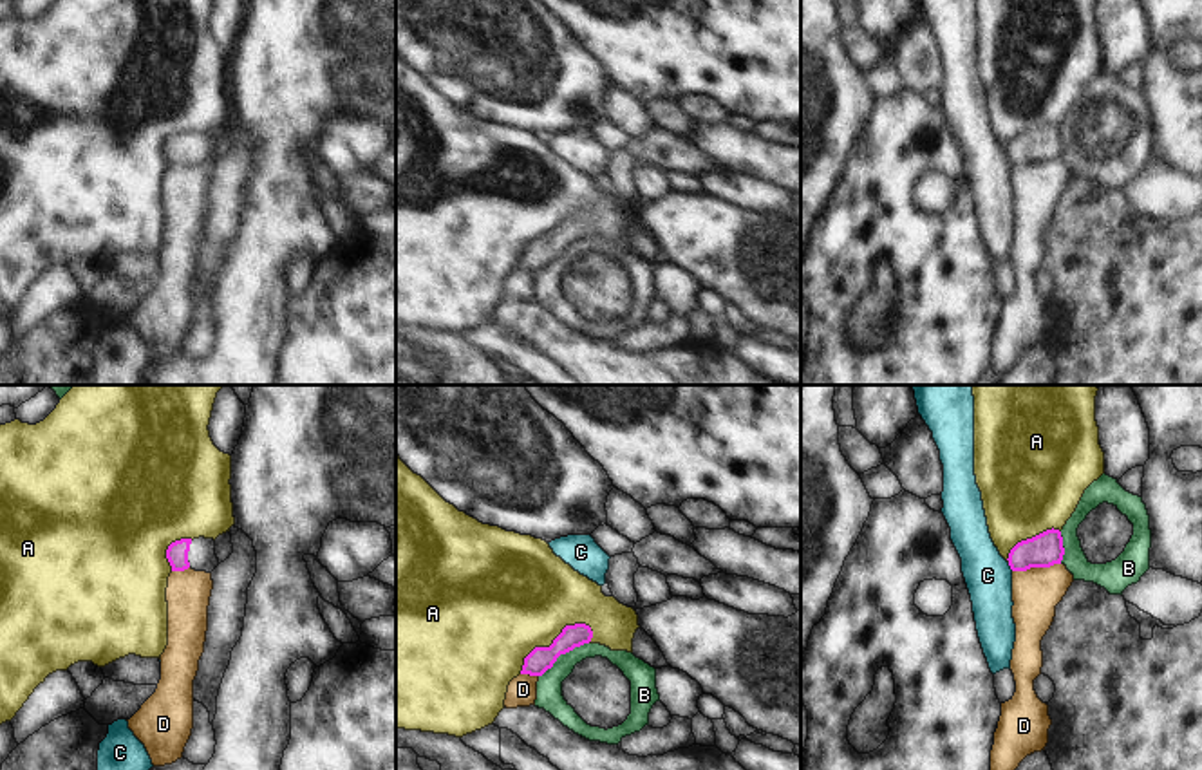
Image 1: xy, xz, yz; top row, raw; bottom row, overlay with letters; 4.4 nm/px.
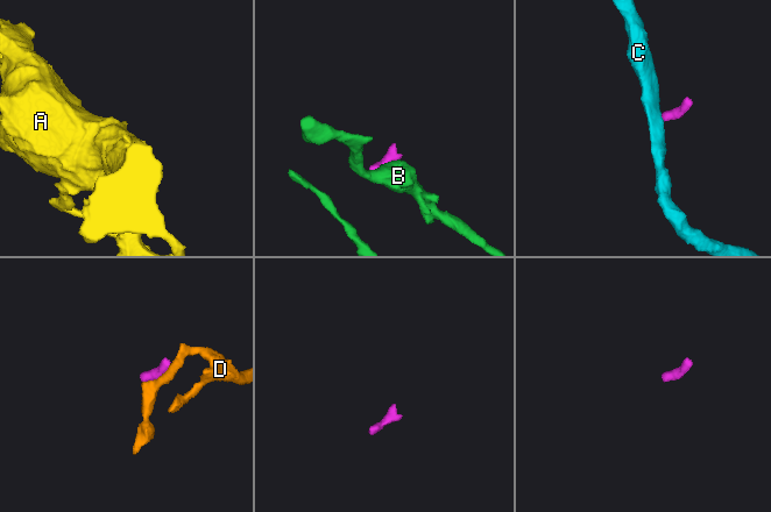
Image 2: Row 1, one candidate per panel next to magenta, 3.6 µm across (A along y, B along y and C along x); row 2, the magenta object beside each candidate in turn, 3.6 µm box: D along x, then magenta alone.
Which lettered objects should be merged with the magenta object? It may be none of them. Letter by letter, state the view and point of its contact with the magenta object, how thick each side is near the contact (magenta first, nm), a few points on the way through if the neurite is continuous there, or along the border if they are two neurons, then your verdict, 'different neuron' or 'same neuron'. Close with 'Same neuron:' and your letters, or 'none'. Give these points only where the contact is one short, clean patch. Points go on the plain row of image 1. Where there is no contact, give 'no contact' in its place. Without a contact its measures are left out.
A: xz (554, 237) | 110/460 nm | different neuron
B: xz (563, 248) | 110/120 nm | along xz (588, 237), (563, 248), (539, 272) | different neuron
C: yz (1009, 159) | 150/200 nm | along yz (1007, 158), (1013, 165) | different neuron
D: yz (1036, 161) | 150/220 nm | different neuron
Same neuron: none

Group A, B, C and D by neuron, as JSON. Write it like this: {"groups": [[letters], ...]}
{"groups": [["A"], ["B"], ["C"], ["D"]]}

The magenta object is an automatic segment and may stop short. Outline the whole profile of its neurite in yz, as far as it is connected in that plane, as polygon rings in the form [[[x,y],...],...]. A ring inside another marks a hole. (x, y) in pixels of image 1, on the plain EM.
[[[1047,125],[1032,134],[1018,137],[1009,148],[1012,166],[1027,166],[1030,163],[1050,163],[1061,159],[1065,150],[1063,132],[1059,125]]]

